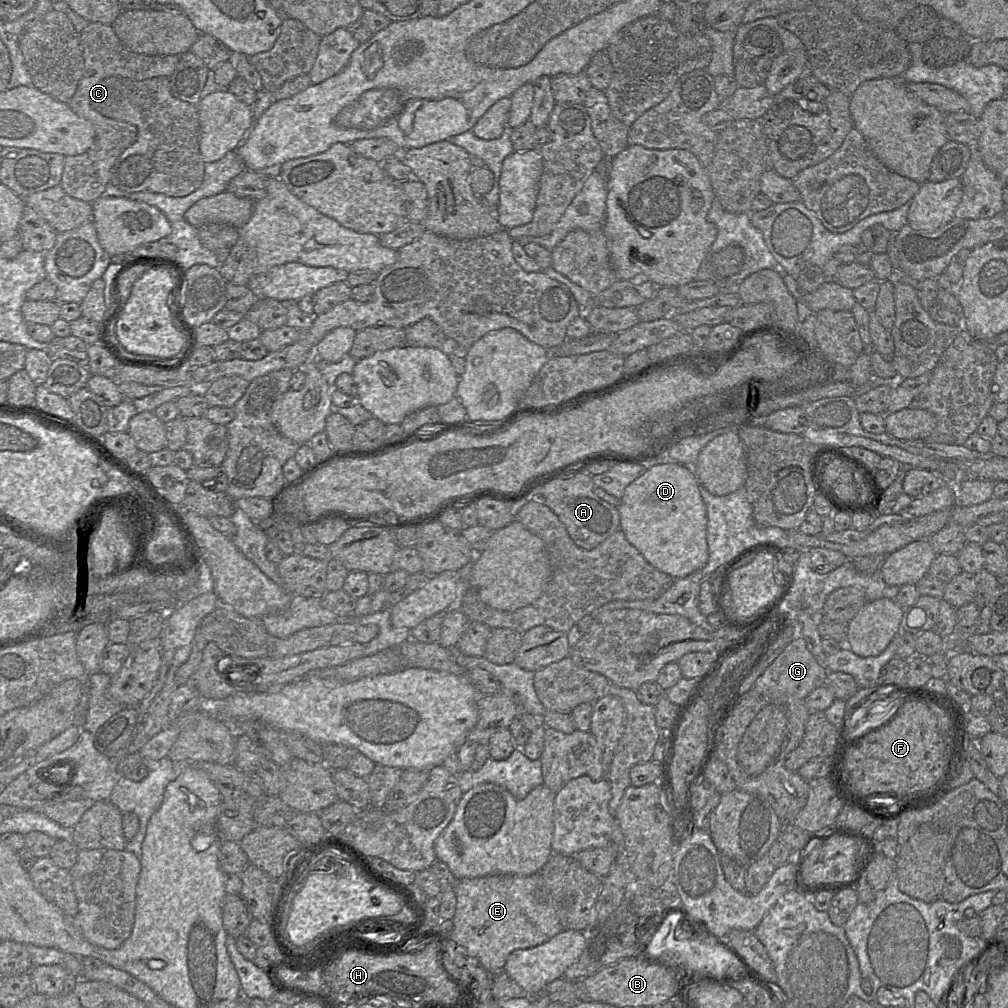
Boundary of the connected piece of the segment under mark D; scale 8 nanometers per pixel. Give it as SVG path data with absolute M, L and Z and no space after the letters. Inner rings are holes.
M659 464L629 484L618 505L620 530L653 567L680 579L702 569L709 558L707 512L690 466Z

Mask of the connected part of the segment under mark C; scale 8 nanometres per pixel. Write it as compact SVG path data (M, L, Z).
M90 22L80 32L80 46L84 59L84 74L68 105L78 116L90 121L95 130L93 145L84 153L67 156L61 177L60 186L73 198L92 203L101 197L110 181L110 173L119 156L137 139L137 127L131 123L110 118L110 113L117 113L120 109L121 85L128 85L126 81L142 81L153 77L170 77L175 71L180 55L145 55L129 50L118 38L111 25L100 22Z

